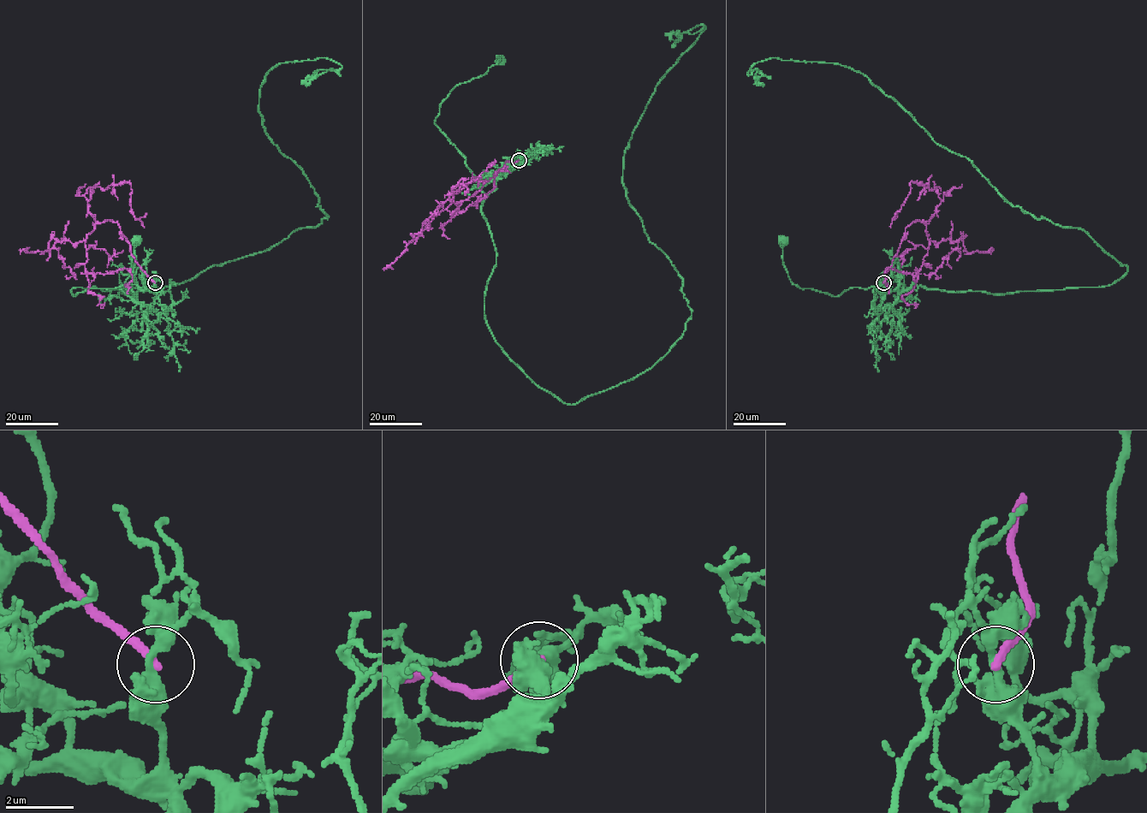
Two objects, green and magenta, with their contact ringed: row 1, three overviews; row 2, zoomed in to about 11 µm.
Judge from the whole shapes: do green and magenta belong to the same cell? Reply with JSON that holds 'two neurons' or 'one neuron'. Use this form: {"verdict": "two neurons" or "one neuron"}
{"verdict": "two neurons"}

